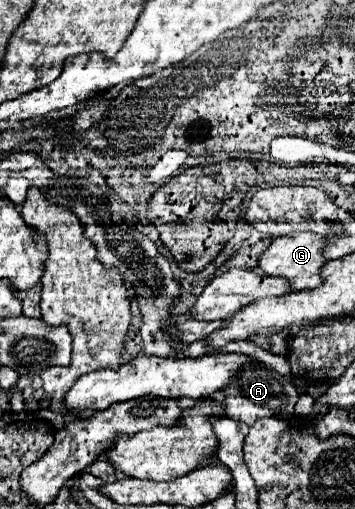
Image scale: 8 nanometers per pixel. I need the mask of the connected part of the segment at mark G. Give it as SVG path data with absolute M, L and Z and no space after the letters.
M296 232L290 236L282 236L282 238L272 240L272 244L260 256L258 266L270 276L288 278L292 290L316 288L320 284L320 268L326 264L326 258L322 254L324 244L326 244L326 238L312 232Z

